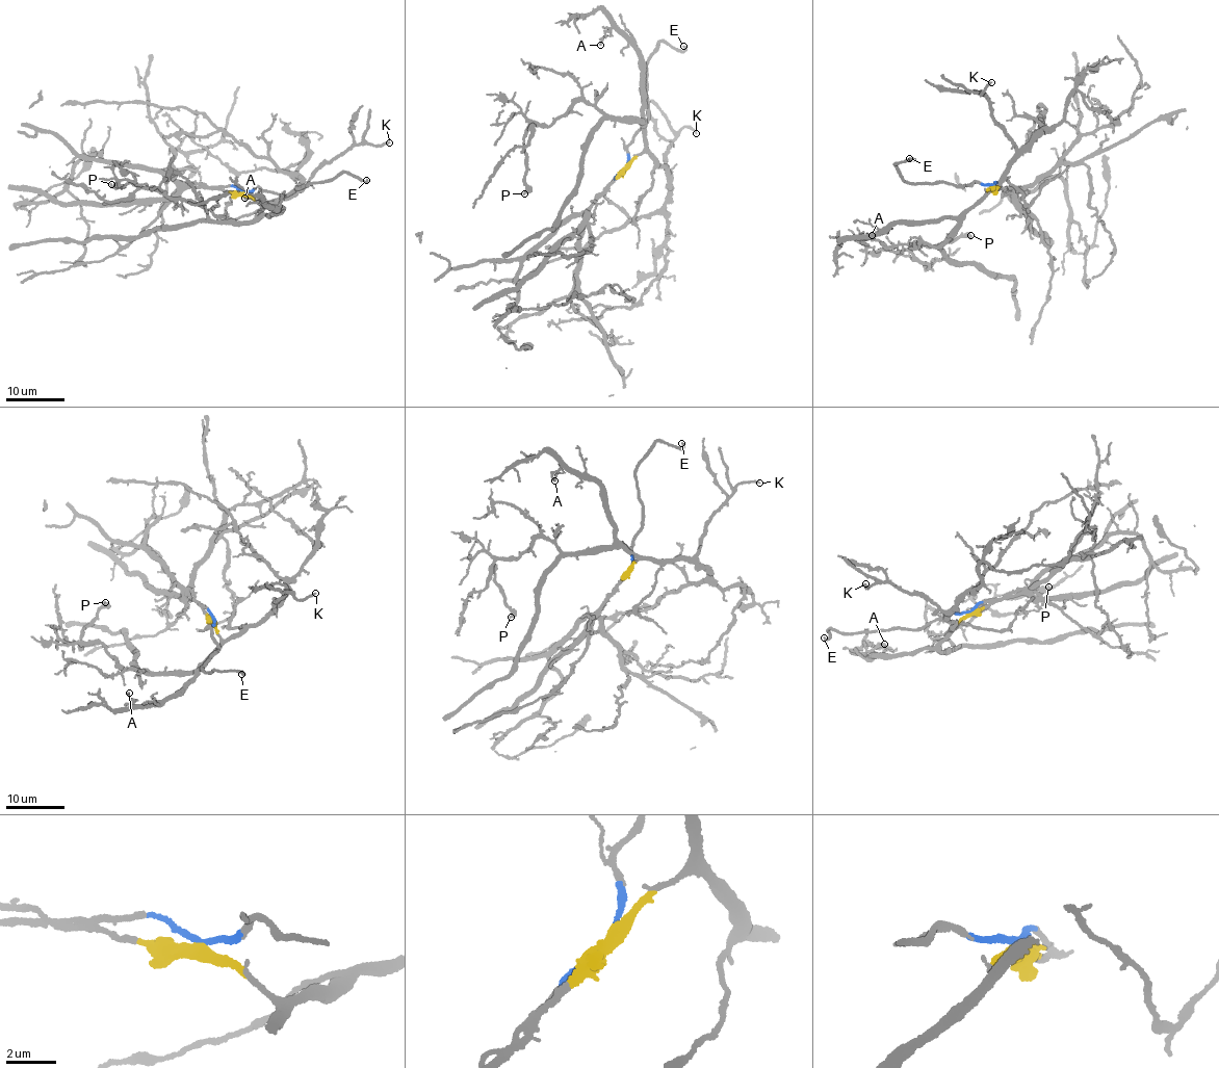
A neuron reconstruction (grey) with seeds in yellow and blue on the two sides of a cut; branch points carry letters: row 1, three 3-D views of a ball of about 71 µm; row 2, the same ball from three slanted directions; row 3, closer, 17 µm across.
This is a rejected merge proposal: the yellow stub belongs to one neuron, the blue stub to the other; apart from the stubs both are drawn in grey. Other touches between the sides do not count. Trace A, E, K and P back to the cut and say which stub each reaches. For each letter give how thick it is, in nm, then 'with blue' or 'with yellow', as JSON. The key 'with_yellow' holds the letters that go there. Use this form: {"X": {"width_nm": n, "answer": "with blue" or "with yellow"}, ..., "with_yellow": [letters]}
{"A": {"width_nm": 130, "answer": "with yellow"}, "E": {"width_nm": 220, "answer": "with blue"}, "K": {"width_nm": 170, "answer": "with yellow"}, "P": {"width_nm": 190, "answer": "with yellow"}, "with_yellow": ["A", "K", "P"]}

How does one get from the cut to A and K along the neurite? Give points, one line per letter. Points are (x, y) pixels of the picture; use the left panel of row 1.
A: (243, 192), (263, 209), (259, 216), (281, 208), (269, 208), (262, 202), (243, 197)
K: (243, 192), (266, 206), (275, 205), (290, 198), (313, 172), (354, 145), (390, 142)

